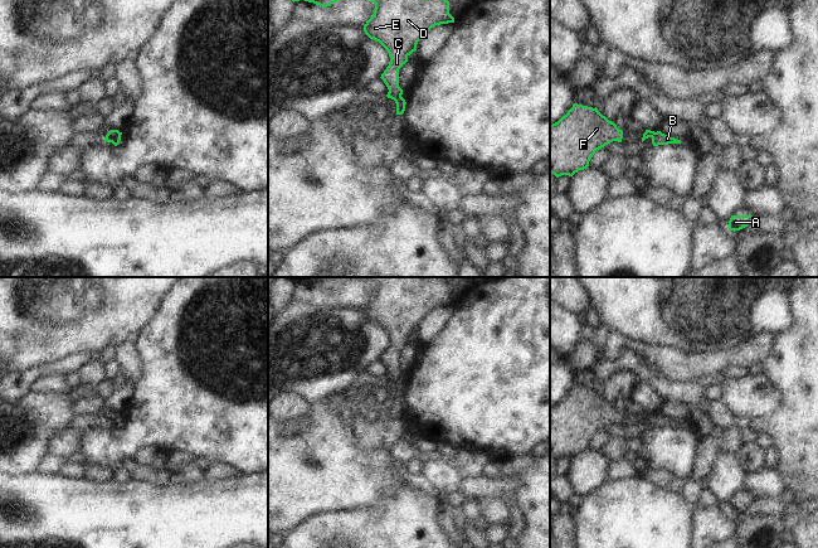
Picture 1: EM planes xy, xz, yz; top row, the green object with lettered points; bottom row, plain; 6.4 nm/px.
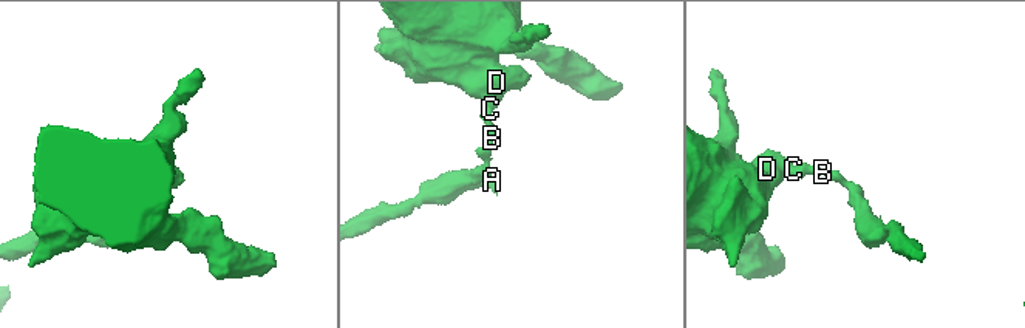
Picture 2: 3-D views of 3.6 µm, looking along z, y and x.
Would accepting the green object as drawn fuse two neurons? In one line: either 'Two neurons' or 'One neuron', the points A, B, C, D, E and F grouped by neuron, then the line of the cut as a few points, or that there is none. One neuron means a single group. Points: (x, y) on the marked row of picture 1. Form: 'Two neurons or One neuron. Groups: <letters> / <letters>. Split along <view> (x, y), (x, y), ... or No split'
Two neurons. Groups: A B / C D E F. Split along xz (402, 97), (395, 101)

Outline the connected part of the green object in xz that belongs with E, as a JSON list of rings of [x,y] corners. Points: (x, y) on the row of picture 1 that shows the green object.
[[[371,0],[375,4],[374,15],[364,25],[365,34],[379,42],[389,53],[390,63],[381,74],[389,92],[388,98],[401,98],[399,87],[399,69],[408,62],[408,57],[417,50],[418,42],[435,25],[454,23],[449,14],[448,0]]]

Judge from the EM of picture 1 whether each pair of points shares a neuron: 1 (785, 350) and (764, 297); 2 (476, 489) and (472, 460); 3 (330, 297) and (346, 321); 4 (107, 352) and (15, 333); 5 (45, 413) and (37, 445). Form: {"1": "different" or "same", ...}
{"1": "different", "2": "different", "3": "different", "4": "different", "5": "same"}

